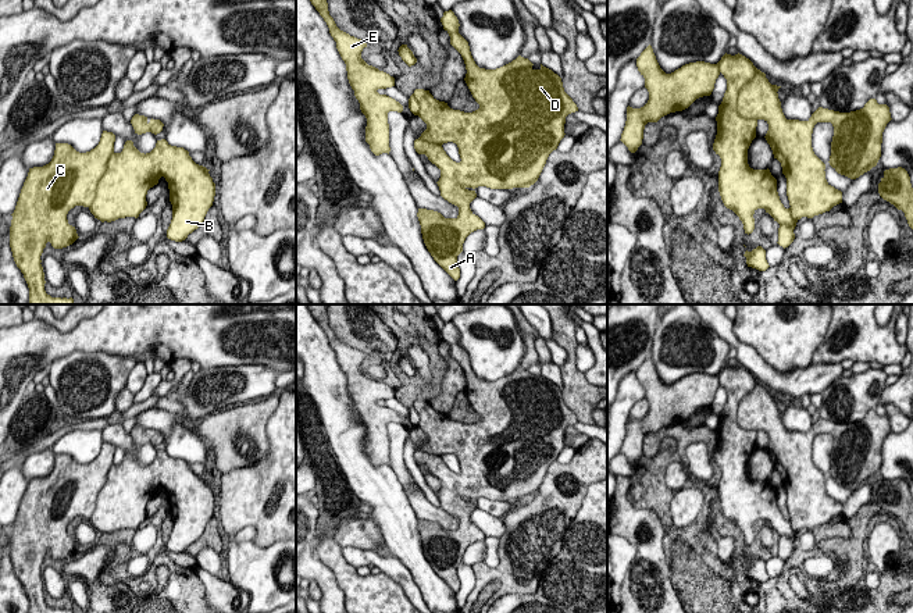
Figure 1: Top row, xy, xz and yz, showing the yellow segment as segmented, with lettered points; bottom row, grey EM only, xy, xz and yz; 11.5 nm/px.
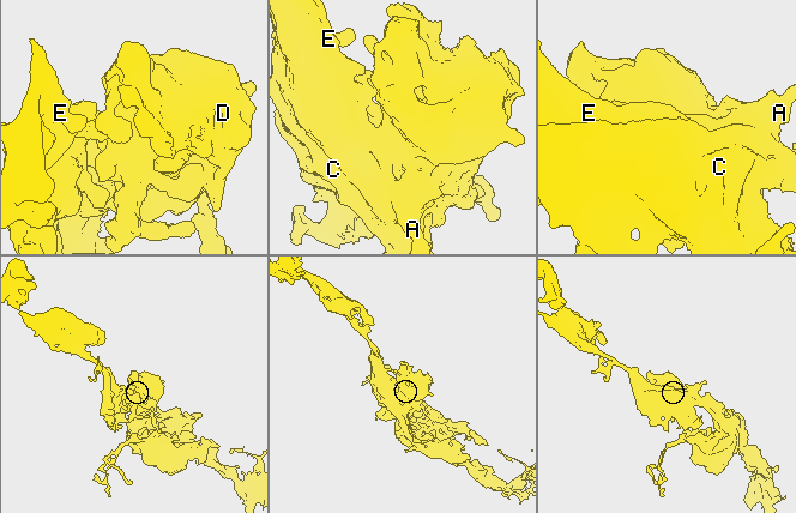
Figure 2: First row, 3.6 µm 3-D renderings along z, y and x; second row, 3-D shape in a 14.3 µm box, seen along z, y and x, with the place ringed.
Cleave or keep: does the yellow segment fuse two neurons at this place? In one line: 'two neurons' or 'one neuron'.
one neuron

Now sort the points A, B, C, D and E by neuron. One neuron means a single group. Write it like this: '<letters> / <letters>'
A B C D E

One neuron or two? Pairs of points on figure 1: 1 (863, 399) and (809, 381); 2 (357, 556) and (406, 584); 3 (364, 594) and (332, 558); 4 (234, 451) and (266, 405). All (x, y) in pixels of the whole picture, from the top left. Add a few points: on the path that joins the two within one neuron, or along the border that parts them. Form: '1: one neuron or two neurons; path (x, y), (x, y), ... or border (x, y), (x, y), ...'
1: two neurons; border (841, 376), (821, 394)
2: one neuron; path (370, 558), (388, 565), (395, 571)
3: one neuron; path (356, 585), (339, 566)
4: one neuron; path (238, 439), (243, 428), (256, 416)

